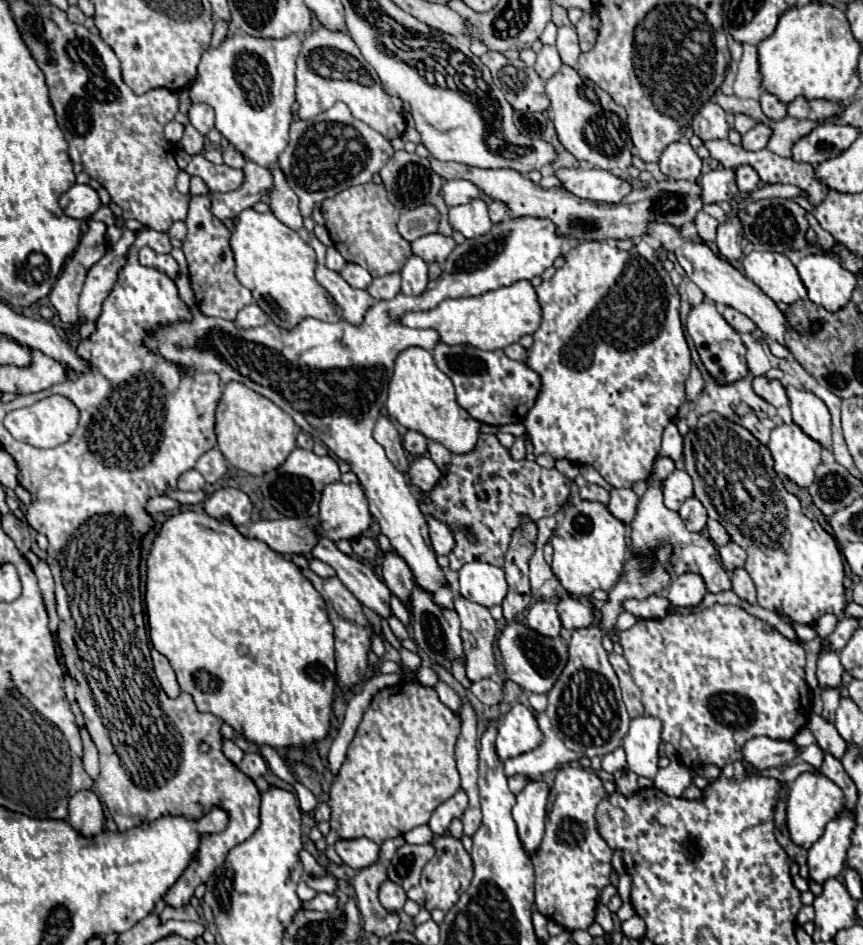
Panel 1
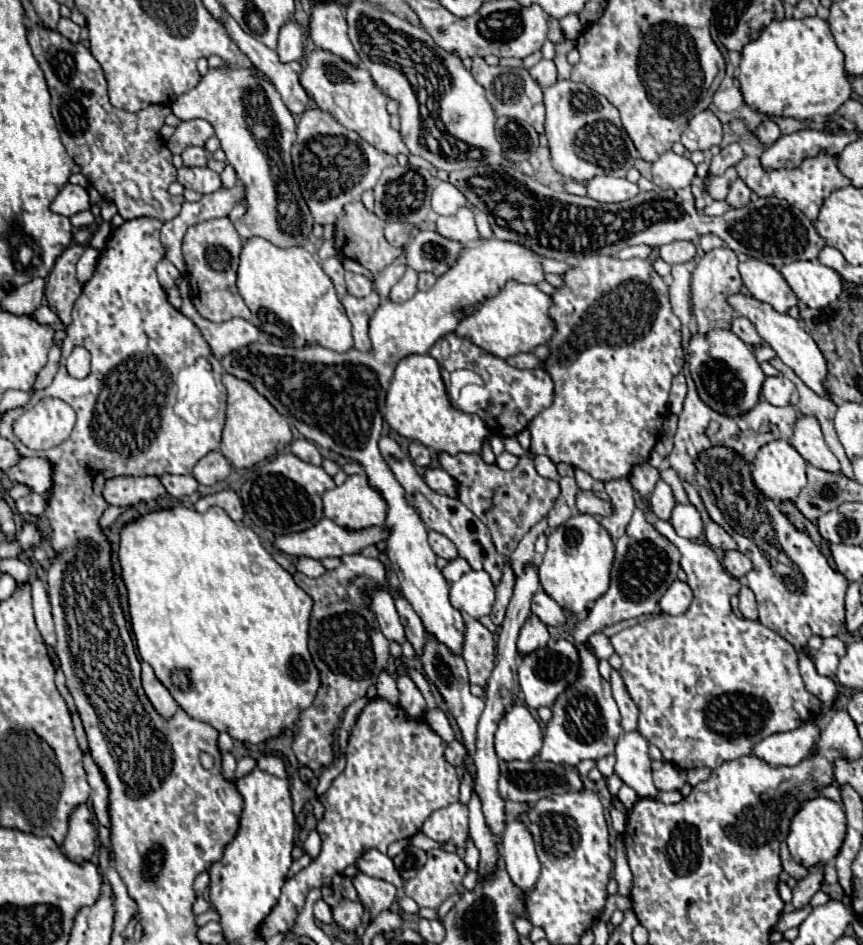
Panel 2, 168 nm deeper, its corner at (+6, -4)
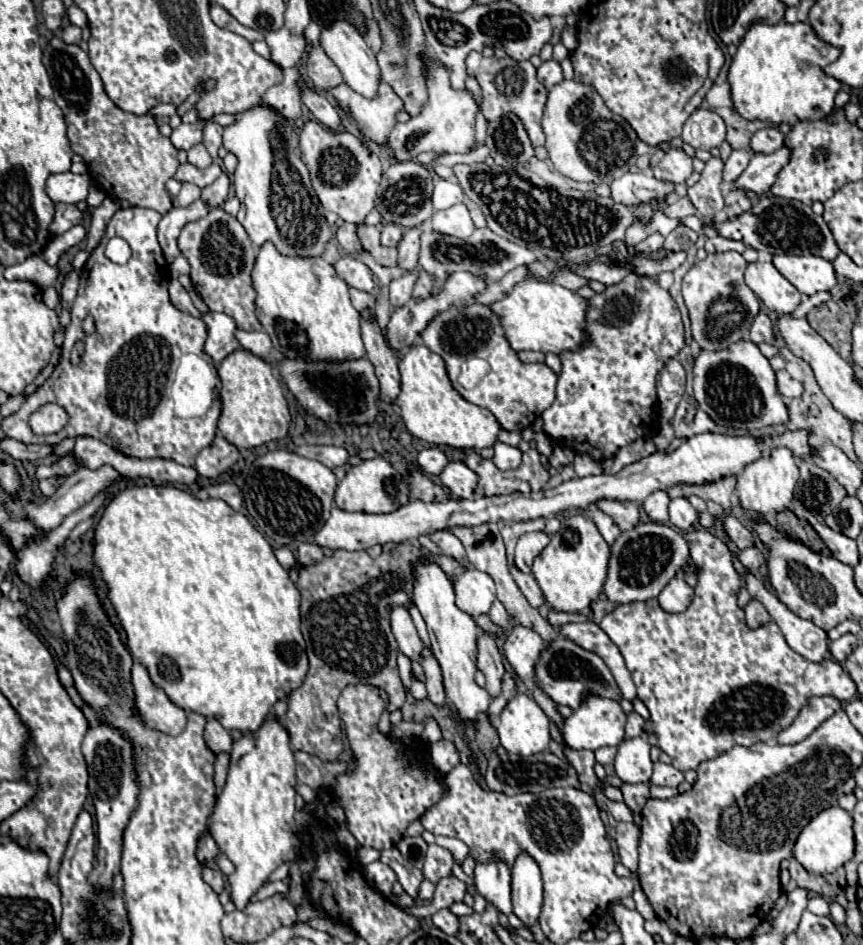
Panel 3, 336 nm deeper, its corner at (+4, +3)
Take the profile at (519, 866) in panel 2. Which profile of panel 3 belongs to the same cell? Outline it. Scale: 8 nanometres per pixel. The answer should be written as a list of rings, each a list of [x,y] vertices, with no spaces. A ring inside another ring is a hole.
[[[521,853],[513,865],[511,887],[513,887],[513,913],[527,927],[533,927],[541,913],[543,883],[537,863],[527,853]]]

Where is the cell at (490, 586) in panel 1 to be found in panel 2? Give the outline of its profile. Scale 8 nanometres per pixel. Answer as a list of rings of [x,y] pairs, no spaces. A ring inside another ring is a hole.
[[[469,570],[451,584],[451,604],[471,618],[491,614],[495,602],[495,586],[485,570]]]

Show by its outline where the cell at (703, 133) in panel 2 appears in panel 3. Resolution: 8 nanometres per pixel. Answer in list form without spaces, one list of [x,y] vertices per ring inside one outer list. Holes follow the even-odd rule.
[[[697,109],[683,125],[681,133],[683,143],[689,143],[695,149],[713,149],[725,141],[725,123],[713,111]]]

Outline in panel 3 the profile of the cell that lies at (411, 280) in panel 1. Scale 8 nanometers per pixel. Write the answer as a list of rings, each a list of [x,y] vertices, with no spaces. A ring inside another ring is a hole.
[[[415,271],[407,273],[401,279],[391,281],[391,285],[389,285],[389,301],[391,301],[393,307],[403,307],[403,303],[407,303],[407,299],[411,299],[411,291],[413,291],[415,281],[417,281]]]

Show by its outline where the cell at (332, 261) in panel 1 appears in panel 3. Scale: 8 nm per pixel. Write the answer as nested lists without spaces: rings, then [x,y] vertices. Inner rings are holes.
[[[349,289],[349,293],[351,293],[353,307],[357,311],[371,311],[373,319],[375,319],[375,297],[371,293],[363,293],[363,291],[357,291],[357,289]]]

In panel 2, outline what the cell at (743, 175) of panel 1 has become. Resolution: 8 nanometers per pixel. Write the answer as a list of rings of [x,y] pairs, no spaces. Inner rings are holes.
[[[737,178],[731,188],[729,188],[729,196],[727,196],[727,202],[733,206],[733,208],[741,208],[749,202],[749,196],[751,196],[751,190],[749,186],[745,186],[745,182],[741,182],[741,178]]]

